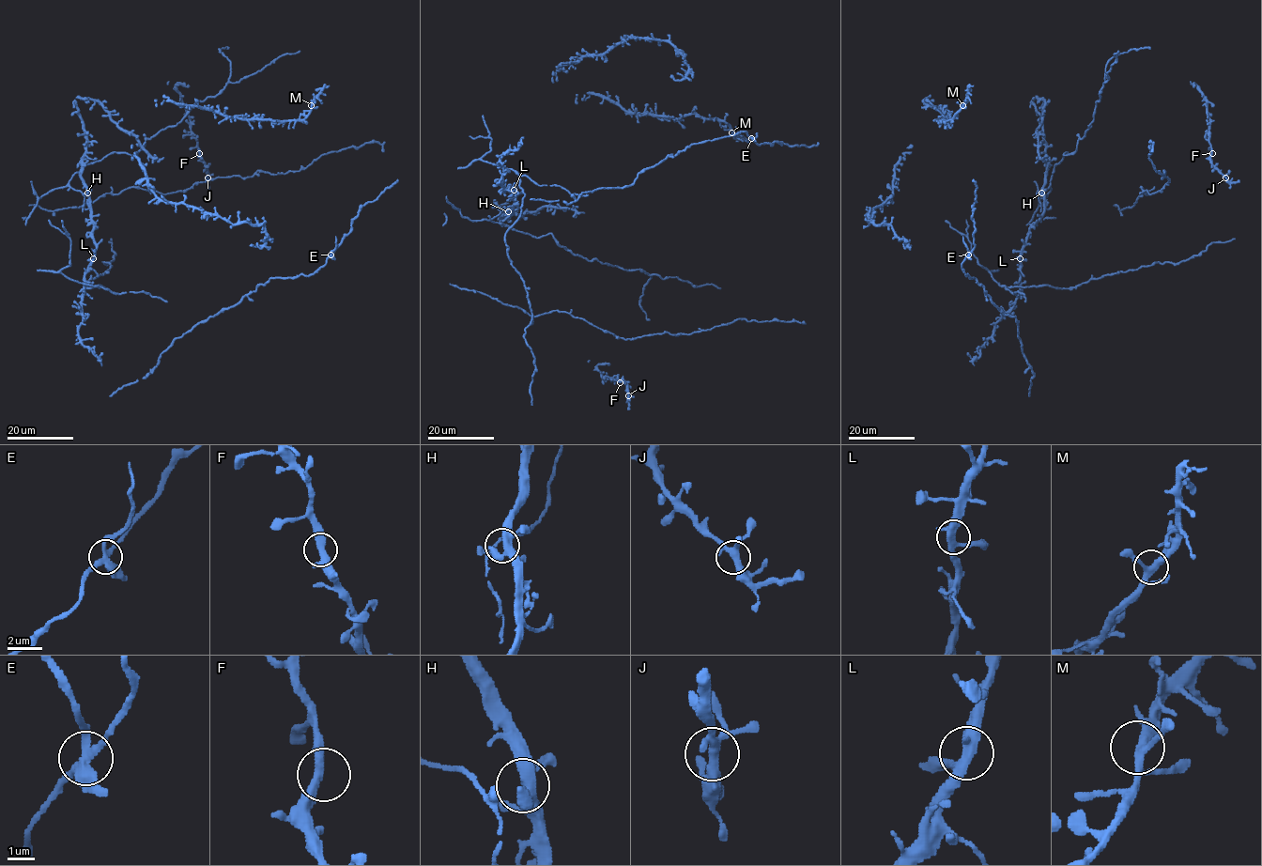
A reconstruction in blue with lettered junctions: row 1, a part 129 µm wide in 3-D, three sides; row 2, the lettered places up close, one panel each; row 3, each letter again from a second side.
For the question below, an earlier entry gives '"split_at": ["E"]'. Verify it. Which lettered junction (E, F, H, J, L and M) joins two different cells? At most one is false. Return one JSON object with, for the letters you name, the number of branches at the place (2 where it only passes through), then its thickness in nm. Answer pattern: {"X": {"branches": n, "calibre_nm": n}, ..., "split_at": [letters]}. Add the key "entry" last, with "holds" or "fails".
{"E": {"branches": 4, "calibre_nm": 360}, "split_at": ["E"], "entry": "holds"}

